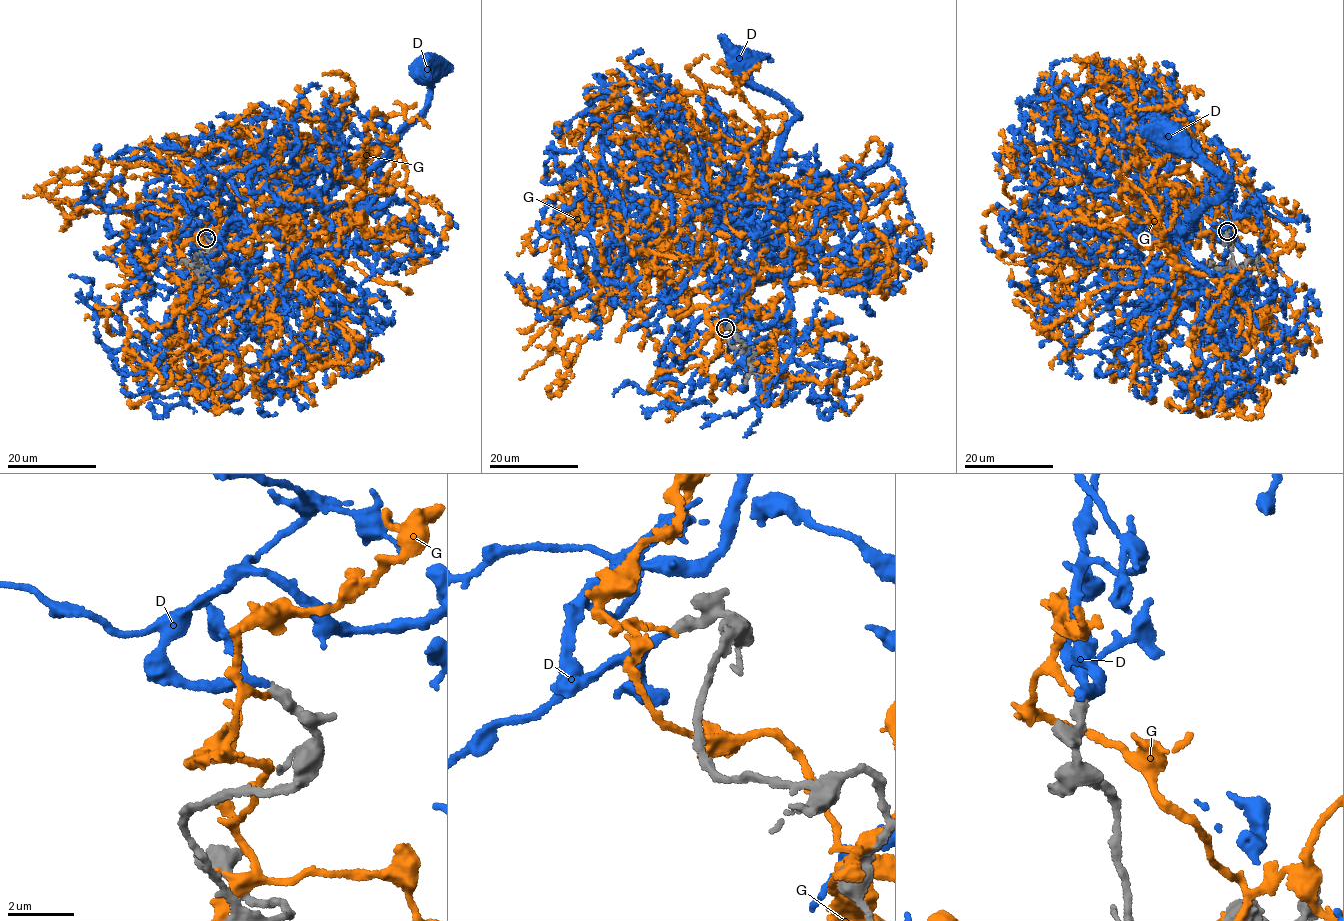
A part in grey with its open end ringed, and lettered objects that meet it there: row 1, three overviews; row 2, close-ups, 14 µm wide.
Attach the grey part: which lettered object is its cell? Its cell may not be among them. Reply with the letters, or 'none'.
D

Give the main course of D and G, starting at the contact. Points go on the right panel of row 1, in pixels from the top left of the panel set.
D: (1227, 231), (1227, 214), (1232, 228), (1218, 239), (1188, 226), (1227, 182), (1172, 140)
G: (1227, 231), (1249, 256), (1234, 276), (1182, 273), (1156, 180), (1158, 293), (1168, 226), (1189, 270)

